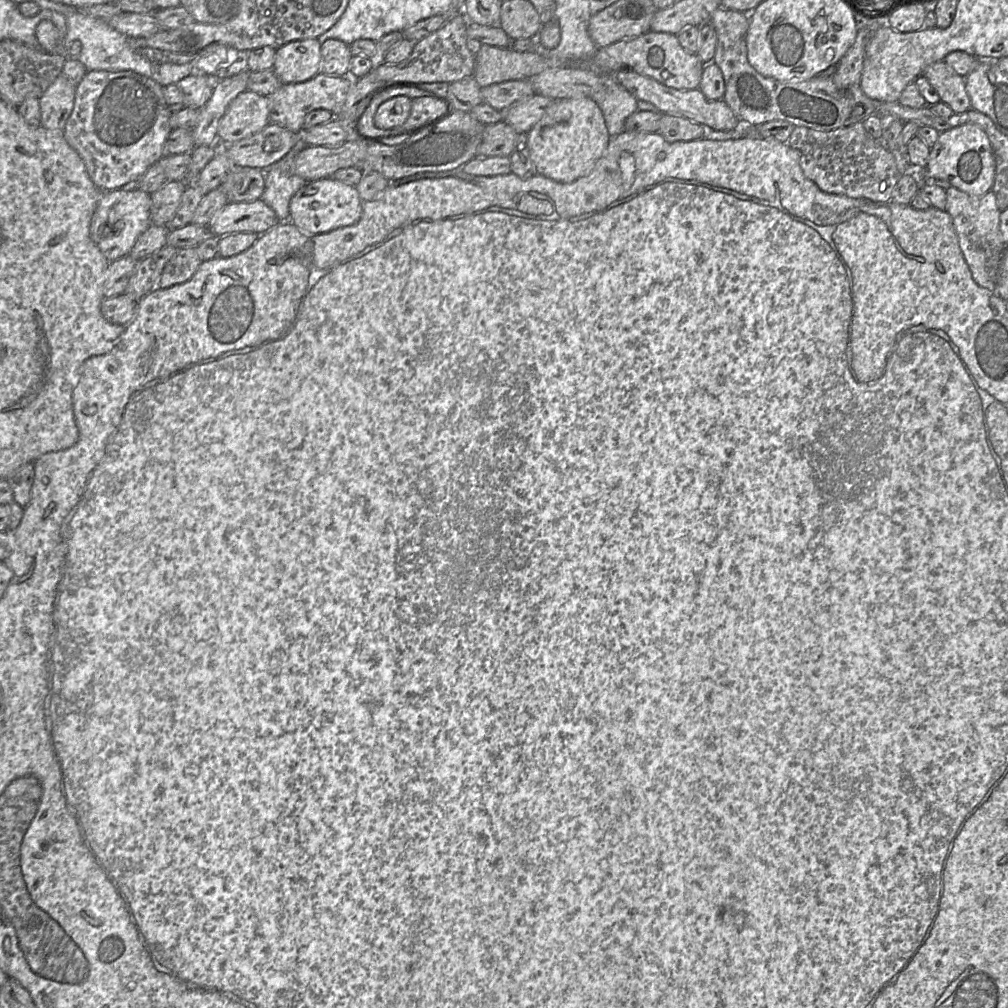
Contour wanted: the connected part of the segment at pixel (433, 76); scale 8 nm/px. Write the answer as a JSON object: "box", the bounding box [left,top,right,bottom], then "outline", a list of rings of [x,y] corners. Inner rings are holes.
{"box":[371,13,476,83],"outline":[[[464,13],[451,18],[444,26],[431,33],[427,37],[415,42],[411,55],[397,64],[377,63],[371,73],[378,81],[385,83],[409,82],[409,83],[452,83],[467,77],[473,77],[476,64],[474,56],[467,48],[468,19]]]}

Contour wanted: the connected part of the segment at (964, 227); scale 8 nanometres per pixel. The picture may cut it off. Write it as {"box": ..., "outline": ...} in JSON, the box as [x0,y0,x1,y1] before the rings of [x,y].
{"box":[945,187,1006,290],"outline":[[[948,187],[945,191],[945,211],[952,218],[959,247],[971,271],[972,278],[979,286],[994,290],[999,265],[1006,247],[999,229],[1001,210],[997,206],[995,194],[990,190],[982,196],[974,196],[954,187]]]}

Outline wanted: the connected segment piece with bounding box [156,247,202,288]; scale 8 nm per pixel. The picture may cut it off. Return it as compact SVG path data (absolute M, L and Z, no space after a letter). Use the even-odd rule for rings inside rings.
M196 247L178 249L165 265L156 287L168 288L188 281L201 263Z

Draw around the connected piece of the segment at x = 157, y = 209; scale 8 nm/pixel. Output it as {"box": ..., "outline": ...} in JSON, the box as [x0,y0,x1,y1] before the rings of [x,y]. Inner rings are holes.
{"box":[150,181,187,226],"outline":[[[167,181],[150,194],[152,225],[164,226],[173,219],[187,185],[185,181]]]}

